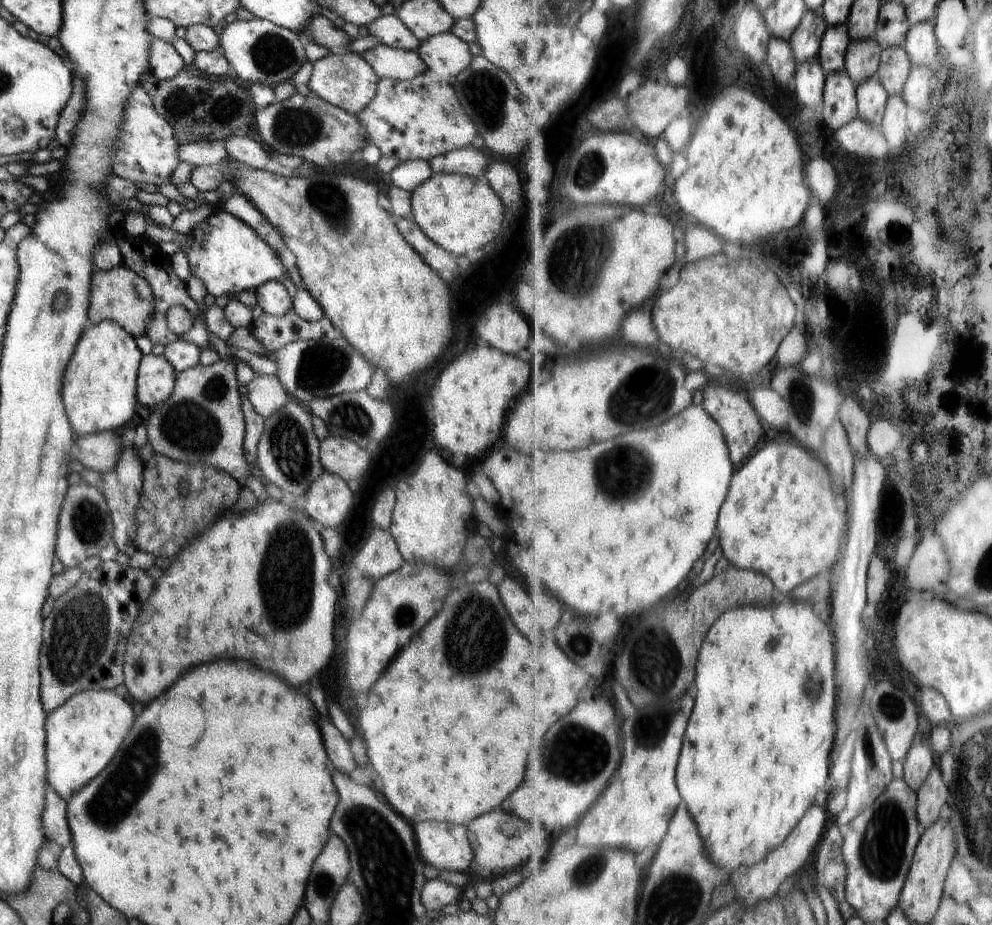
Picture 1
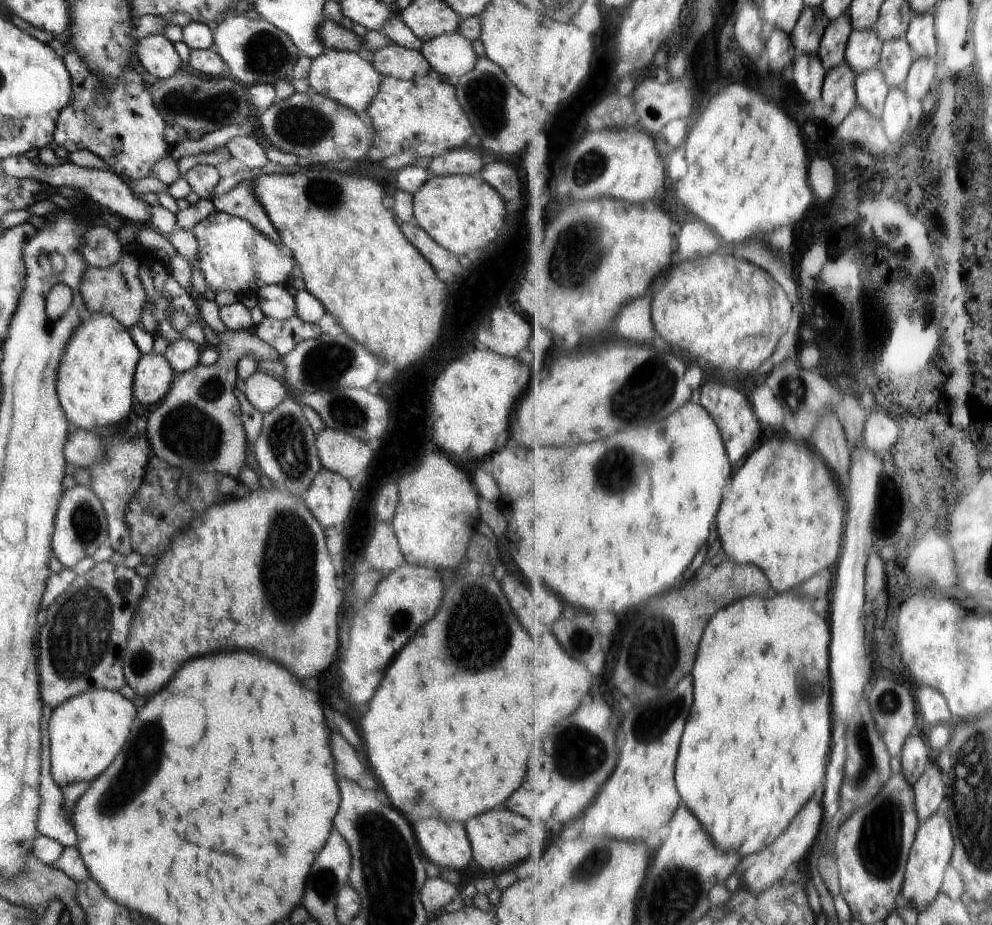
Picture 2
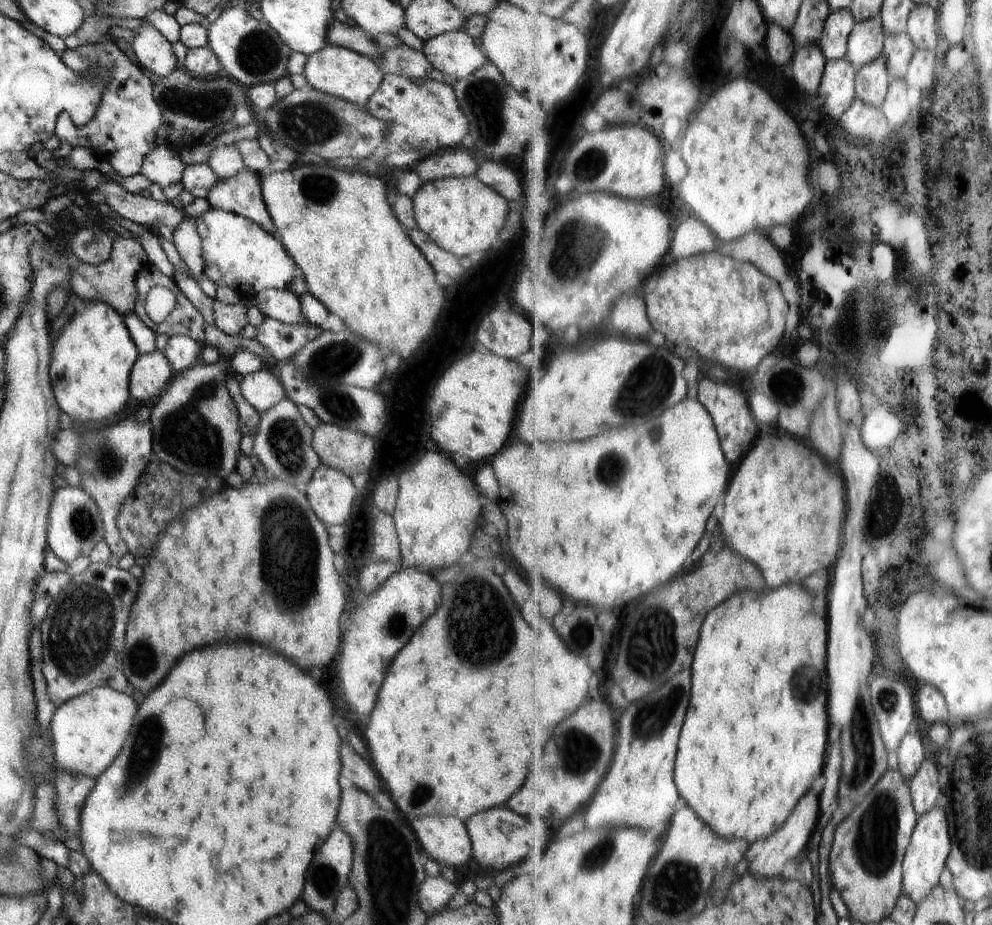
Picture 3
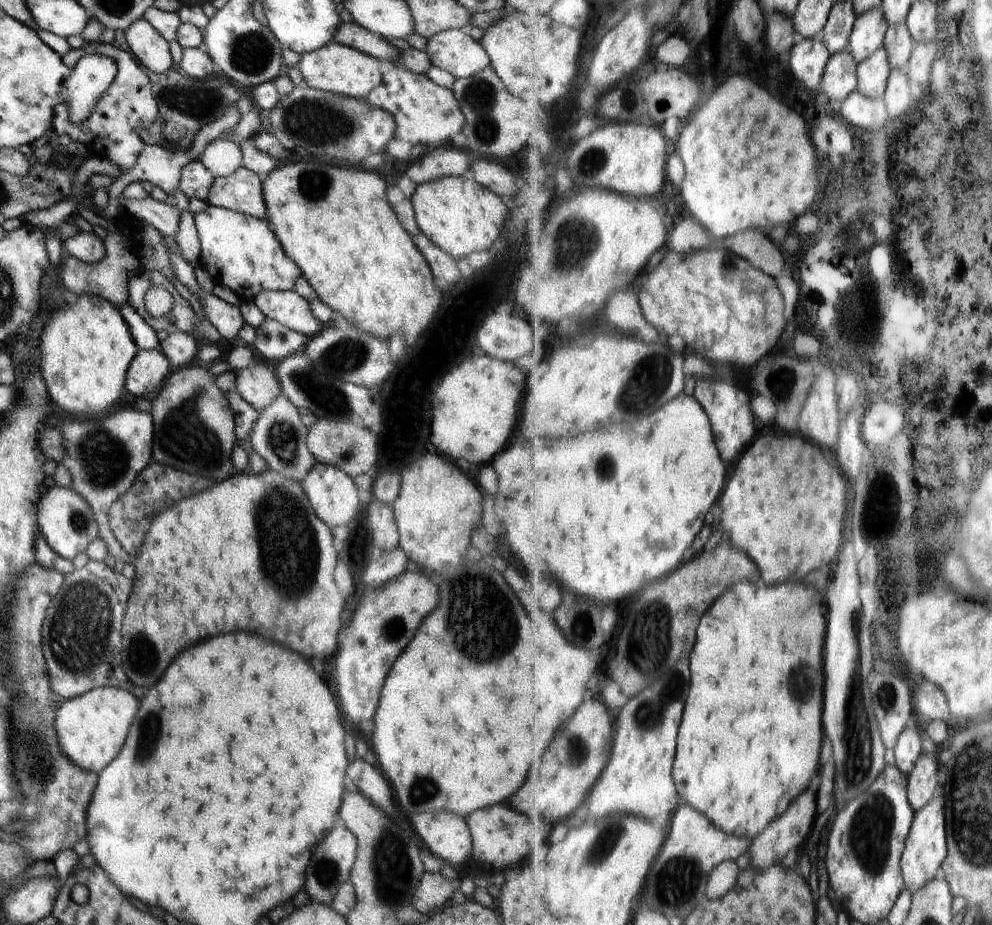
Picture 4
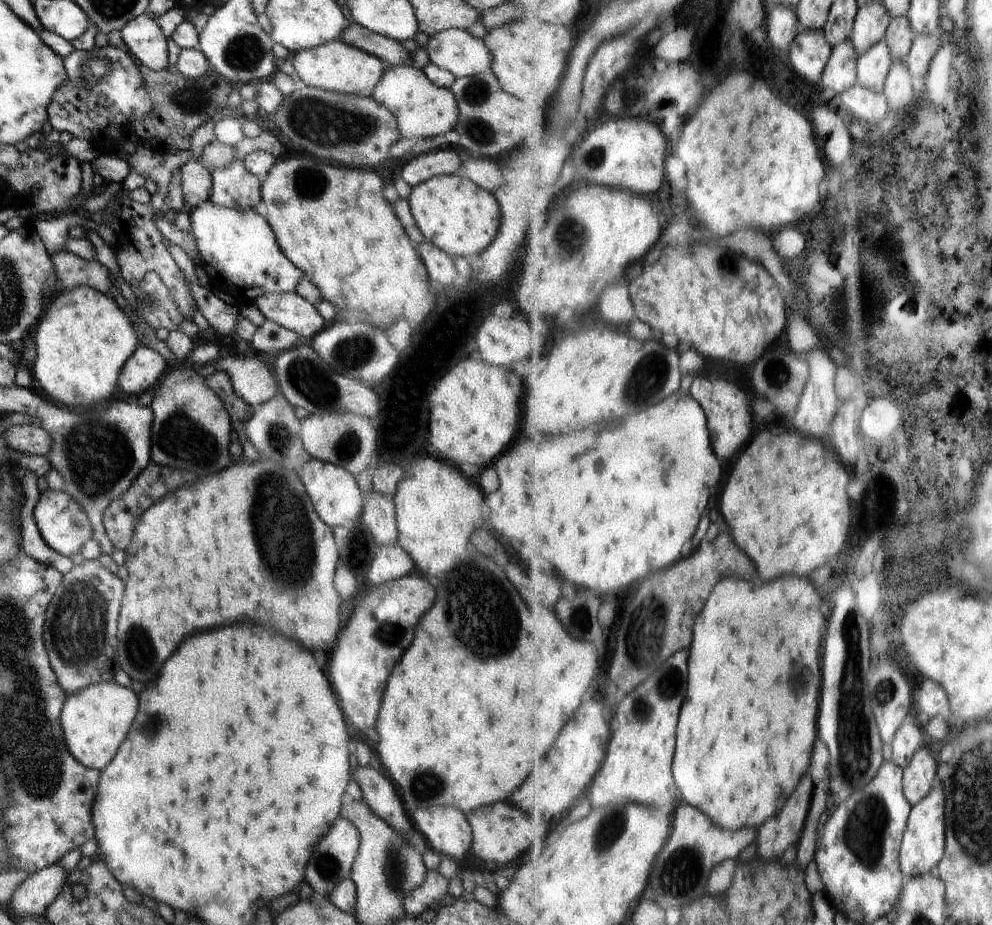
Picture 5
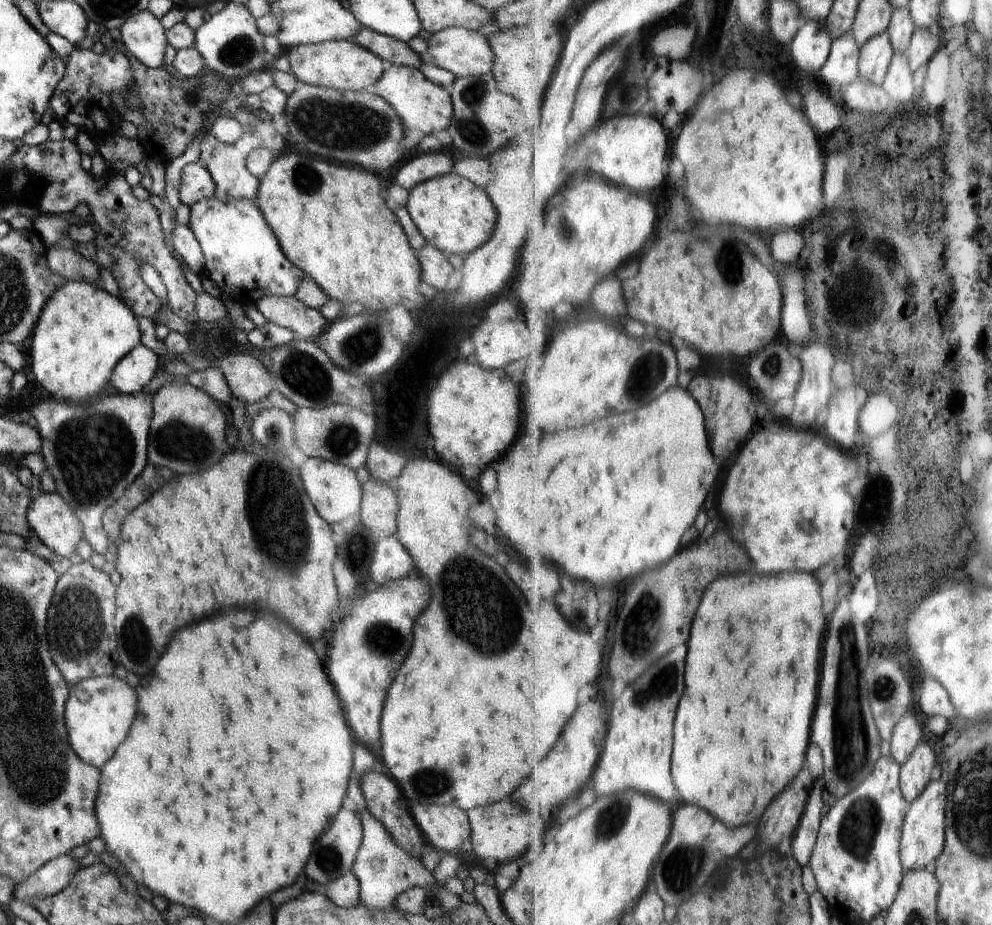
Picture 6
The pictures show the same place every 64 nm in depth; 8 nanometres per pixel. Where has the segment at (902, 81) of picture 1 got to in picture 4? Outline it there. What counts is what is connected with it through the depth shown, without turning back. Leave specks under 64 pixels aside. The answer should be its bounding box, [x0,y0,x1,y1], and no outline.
[885,24,917,70]

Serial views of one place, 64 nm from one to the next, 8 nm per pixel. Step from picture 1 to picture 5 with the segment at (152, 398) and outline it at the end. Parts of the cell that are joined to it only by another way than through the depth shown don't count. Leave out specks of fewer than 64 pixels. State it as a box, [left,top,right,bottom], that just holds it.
[118,345,168,395]

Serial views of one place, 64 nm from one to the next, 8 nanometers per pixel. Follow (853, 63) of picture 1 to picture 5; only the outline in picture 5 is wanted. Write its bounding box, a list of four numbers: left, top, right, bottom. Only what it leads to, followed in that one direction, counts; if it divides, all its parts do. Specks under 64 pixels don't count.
[851,2,892,58]

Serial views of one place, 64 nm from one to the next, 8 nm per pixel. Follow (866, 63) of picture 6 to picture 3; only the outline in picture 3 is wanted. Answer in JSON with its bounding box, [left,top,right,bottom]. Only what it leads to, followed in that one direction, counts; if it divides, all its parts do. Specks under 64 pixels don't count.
[857,56,892,108]

